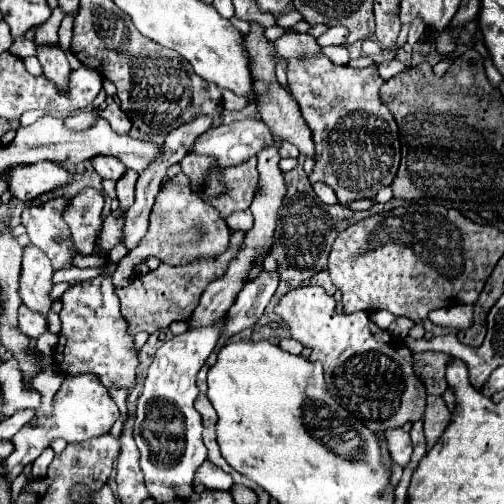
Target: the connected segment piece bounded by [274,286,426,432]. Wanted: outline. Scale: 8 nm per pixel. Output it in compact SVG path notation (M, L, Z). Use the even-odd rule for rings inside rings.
M298 286L288 290L276 304L274 312L282 318L284 326L290 330L292 338L312 348L312 362L322 362L328 392L334 400L356 416L372 432L384 432L388 428L402 428L406 422L416 422L424 416L426 390L412 370L412 352L400 340L396 340L388 330L378 328L366 312L336 314L336 302L324 292L322 286Z

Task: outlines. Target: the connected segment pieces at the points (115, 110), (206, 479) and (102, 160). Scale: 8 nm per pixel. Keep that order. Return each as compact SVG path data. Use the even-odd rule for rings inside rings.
M110 102L108 108L102 112L102 116L110 122L110 126L114 128L114 132L118 134L128 134L132 122L128 118L128 114L124 110L120 110L120 106L116 102Z
M204 460L202 466L198 466L194 480L202 482L208 490L230 490L234 484L232 478L226 472L222 472L216 464L212 464L210 460Z
M98 154L98 156L94 156L90 162L92 162L94 170L96 170L102 178L112 178L112 180L118 180L118 178L126 172L126 166L124 166L118 158L114 158L114 156L104 156L104 154Z

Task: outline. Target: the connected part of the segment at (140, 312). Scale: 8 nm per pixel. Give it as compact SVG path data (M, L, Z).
M232 232L230 236L230 246L224 254L216 256L216 258L196 258L190 264L182 264L182 266L168 266L168 264L160 264L156 270L148 272L146 276L136 276L126 288L116 288L116 294L120 298L122 304L122 316L128 322L128 334L134 336L138 332L148 332L154 334L156 330L168 328L170 322L174 320L188 320L194 312L194 308L200 302L202 292L206 290L206 286L224 276L230 260L234 256L238 256L238 252L242 250L242 242L244 242L244 232Z

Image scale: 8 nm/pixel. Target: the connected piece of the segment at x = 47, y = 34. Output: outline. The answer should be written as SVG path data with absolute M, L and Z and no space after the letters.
M56 6L56 8L52 10L52 16L38 28L36 38L34 38L36 44L38 44L38 42L56 42L56 40L58 40L58 26L60 26L60 22L62 22L62 18L64 18L64 12L60 12L60 10L62 10L62 8Z

